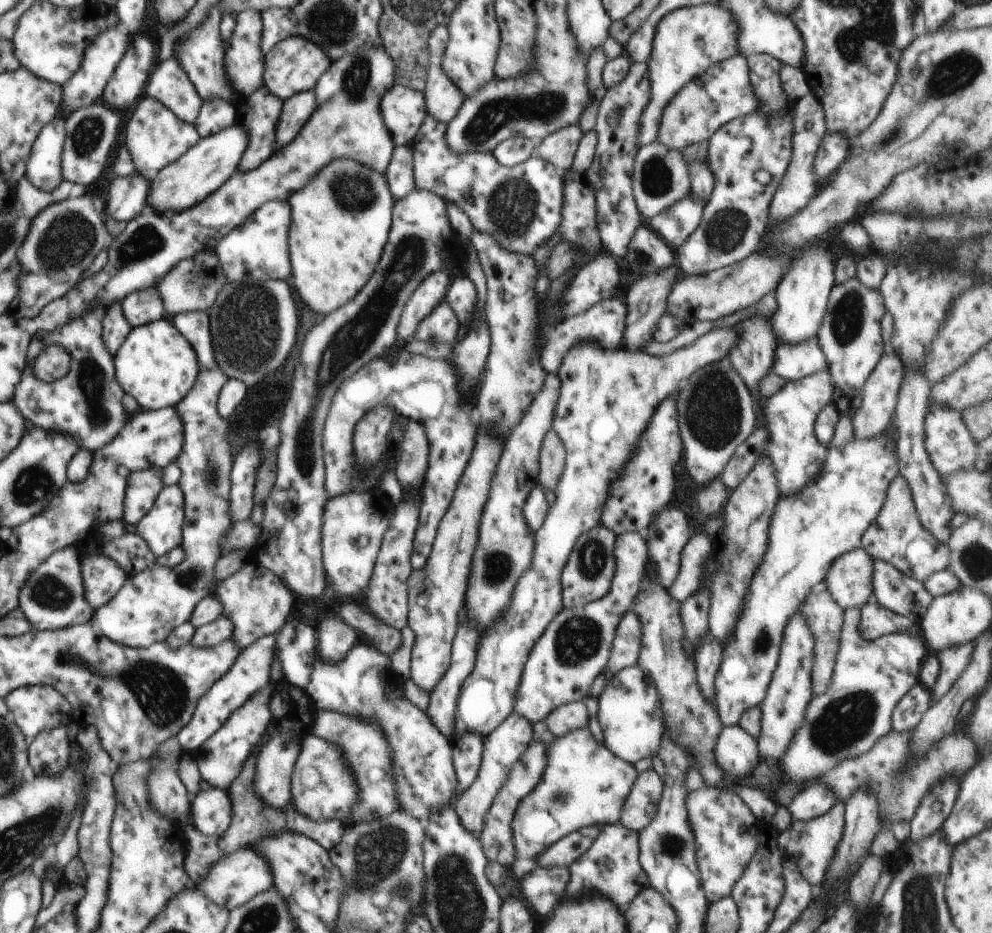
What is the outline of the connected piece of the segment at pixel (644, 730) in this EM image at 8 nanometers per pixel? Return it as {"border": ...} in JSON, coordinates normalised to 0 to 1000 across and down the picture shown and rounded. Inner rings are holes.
{"border":[[[643,713],[628,716],[609,736],[603,757],[602,771],[609,787],[609,800],[637,819],[647,814],[656,815],[670,785],[668,761],[657,728]]]}

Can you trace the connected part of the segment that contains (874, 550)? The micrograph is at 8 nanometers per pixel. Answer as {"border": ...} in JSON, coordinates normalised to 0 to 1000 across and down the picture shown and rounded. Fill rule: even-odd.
{"border":[[[907,508],[898,514],[889,547],[886,547],[881,559],[871,569],[868,585],[881,599],[899,605],[909,615],[926,624],[931,624],[943,613],[957,610],[959,601],[957,584],[943,578],[929,564],[915,516]]]}

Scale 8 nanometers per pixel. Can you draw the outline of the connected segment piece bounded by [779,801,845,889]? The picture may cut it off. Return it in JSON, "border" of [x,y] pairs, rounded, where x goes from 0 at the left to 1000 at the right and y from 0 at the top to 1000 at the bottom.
{"border":[[[845,859],[833,872],[820,877],[816,880],[798,880],[792,889],[788,902],[790,917],[801,920],[806,937],[822,953],[831,943],[834,926],[837,926],[847,899],[850,897],[852,889],[852,868],[851,862]]]}

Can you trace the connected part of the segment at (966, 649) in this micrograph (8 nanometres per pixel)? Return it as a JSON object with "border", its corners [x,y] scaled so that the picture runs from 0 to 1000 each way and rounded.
{"border":[[[983,687],[968,692],[957,693],[946,701],[948,708],[948,722],[944,733],[938,738],[939,752],[943,753],[952,748],[953,744],[962,735],[972,717],[978,710]]]}

